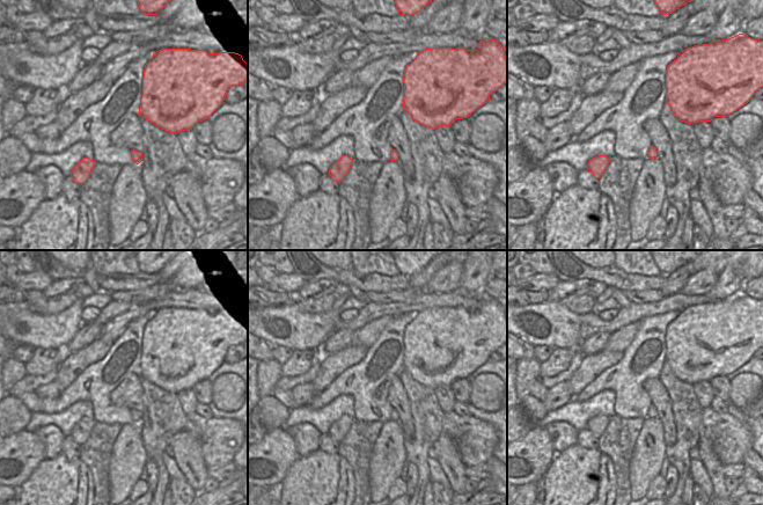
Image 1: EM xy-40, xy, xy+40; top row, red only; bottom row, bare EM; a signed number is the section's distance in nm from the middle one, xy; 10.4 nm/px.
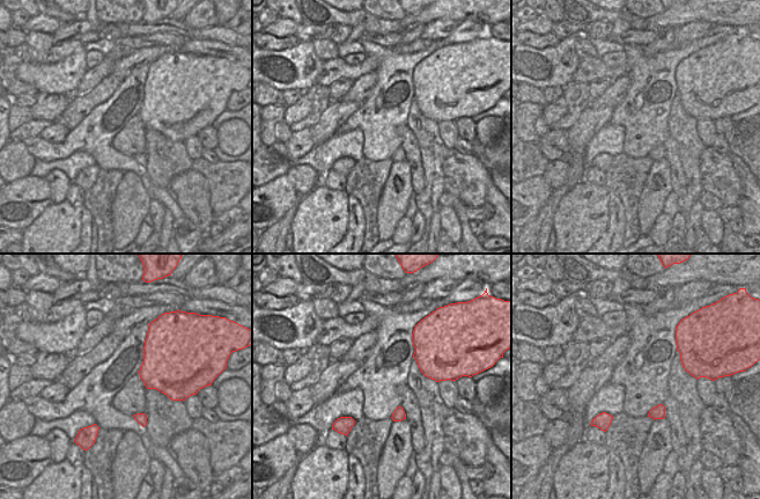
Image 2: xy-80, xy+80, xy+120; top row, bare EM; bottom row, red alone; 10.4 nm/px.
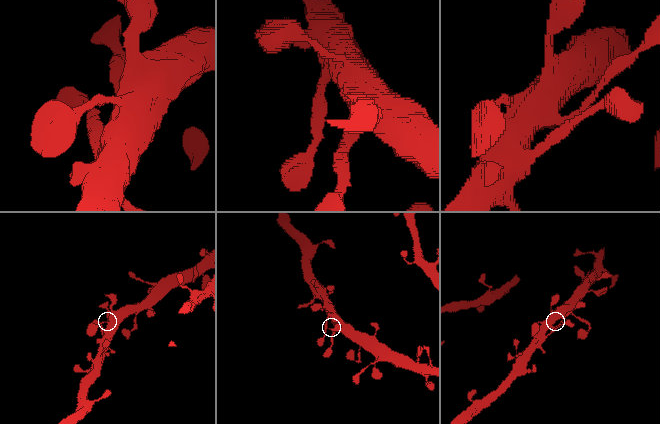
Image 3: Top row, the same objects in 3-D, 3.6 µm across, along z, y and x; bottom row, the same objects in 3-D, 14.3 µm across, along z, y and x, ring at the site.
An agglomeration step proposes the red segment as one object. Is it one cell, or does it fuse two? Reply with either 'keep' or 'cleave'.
keep

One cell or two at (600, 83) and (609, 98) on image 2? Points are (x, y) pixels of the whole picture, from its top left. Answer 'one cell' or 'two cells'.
two cells

